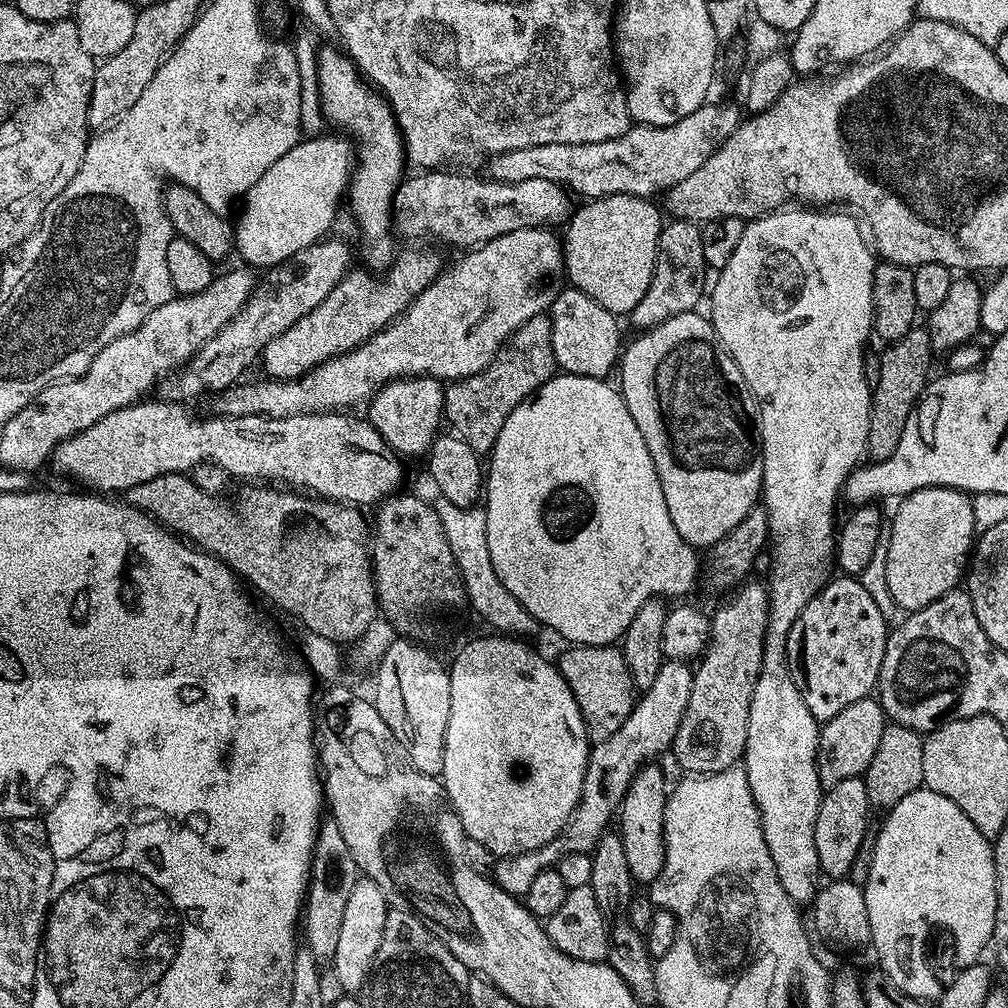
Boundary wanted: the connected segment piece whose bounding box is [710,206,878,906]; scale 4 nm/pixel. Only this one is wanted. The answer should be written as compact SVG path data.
M785 206L777 211L767 212L757 220L747 221L742 230L742 238L734 250L734 255L731 256L730 262L726 262L724 268L719 269L718 286L714 286L714 290L710 294L712 328L724 349L730 354L730 358L734 358L738 370L742 370L742 378L746 382L755 407L758 409L758 439L760 453L764 456L762 504L768 509L770 550L772 548L772 569L768 572L768 580L766 579L768 629L764 635L762 666L758 678L754 682L754 694L750 702L750 722L746 726L742 771L750 782L750 794L760 811L766 846L770 846L770 858L774 858L774 870L778 870L778 882L782 882L782 890L786 890L786 894L790 894L790 898L797 906L805 906L804 904L808 906L813 903L818 891L816 879L821 879L822 876L818 862L818 846L814 846L814 826L822 799L822 785L818 778L818 766L816 765L821 725L814 718L814 714L810 714L810 706L806 706L800 693L800 687L796 685L796 680L792 676L792 669L788 663L788 635L798 614L802 614L804 607L816 597L816 593L824 587L829 579L828 567L833 567L836 550L836 536L834 535L834 529L838 524L838 520L835 520L836 499L838 501L841 499L842 489L844 483L848 481L849 474L865 459L868 451L868 423L870 422L870 406L872 405L873 388L866 382L866 370L864 369L866 349L864 347L868 344L868 335L871 337L874 332L872 326L874 270L878 260L866 239L866 232L861 221L855 215L852 217L847 214L852 215L844 210L817 210L812 206Z

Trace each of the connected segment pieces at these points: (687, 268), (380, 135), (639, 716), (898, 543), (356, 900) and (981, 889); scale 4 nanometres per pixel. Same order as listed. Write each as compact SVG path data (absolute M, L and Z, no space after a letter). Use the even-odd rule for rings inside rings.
M678 219L668 223L660 229L658 254L654 262L654 278L650 278L650 290L646 290L642 302L638 302L638 306L634 306L630 313L630 320L636 330L647 330L678 314L699 309L700 299L705 299L706 296L704 279L710 269L706 258L702 258L701 225Z
M321 47L316 54L320 105L325 121L336 127L333 129L347 134L354 145L354 167L352 179L348 181L346 204L352 207L352 216L360 223L360 232L364 235L364 260L369 264L365 265L373 273L383 274L391 268L394 259L392 203L396 187L405 175L404 137L400 135L396 115L388 101L360 75L350 57L336 48Z
M665 659L661 668L658 670L658 676L651 683L650 688L642 692L642 695L633 703L630 714L610 738L602 742L592 744L588 754L588 765L586 774L582 778L582 794L572 811L572 817L568 819L568 825L559 832L553 840L546 842L546 846L538 846L538 850L526 850L522 854L513 856L502 856L496 861L496 867L492 869L491 879L506 894L522 898L526 890L534 883L534 877L540 874L542 870L554 868L566 854L591 853L604 834L609 831L608 823L613 823L614 817L619 813L620 803L624 801L626 790L634 778L634 774L643 766L643 764L655 761L656 756L660 756L671 749L675 734L678 732L679 723L682 722L682 714L686 714L686 702L690 702L690 690L692 689L692 673L694 671L691 663L682 660Z
M923 488L899 501L890 527L886 581L897 609L917 612L961 583L977 535L972 496L956 488Z
M367 878L357 879L354 891L346 901L342 931L338 938L338 950L334 950L334 958L330 962L330 970L338 976L345 994L356 994L363 988L374 966L378 946L382 946L382 934L386 926L389 907L377 884Z
M923 786L906 794L893 808L887 809L884 825L876 832L876 845L870 862L870 874L863 884L866 911L870 922L870 948L876 951L879 971L898 986L910 998L929 1002L940 999L942 980L932 973L928 965L928 931L945 928L952 935L956 947L957 965L977 963L992 943L994 918L996 917L996 863L989 837L983 836L954 806L950 798L932 792Z

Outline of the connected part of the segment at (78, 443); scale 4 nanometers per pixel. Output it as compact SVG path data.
M148 398L138 404L131 404L122 410L114 410L110 414L106 414L106 418L102 418L99 422L94 422L94 426L89 426L87 430L82 430L78 434L74 434L70 438L66 438L66 442L62 442L52 452L50 461L51 467L56 467L64 476L69 476L72 480L77 480L77 485L85 486L90 490L97 490L102 494L127 494L134 486L138 486L142 482L150 482L150 478L158 478L167 472L191 473L202 462L216 464L222 470L228 473L229 477L240 480L248 480L244 482L275 482L280 486L287 486L292 490L307 490L311 495L325 500L339 500L343 503L353 506L365 506L364 504L375 505L377 502L387 500L389 496L397 491L396 488L400 484L400 479L404 476L404 468L401 457L396 455L396 451L386 443L382 438L382 434L378 434L378 430L374 430L374 426L368 423L367 419L360 420L356 414L345 414L343 411L335 412L315 412L314 414L298 414L290 418L269 418L268 416L218 416L209 415L209 420L200 421L192 412L187 412L185 405L180 402L169 402L159 398Z

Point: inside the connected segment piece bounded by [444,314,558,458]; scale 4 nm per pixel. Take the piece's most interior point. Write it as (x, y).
(477, 407)

